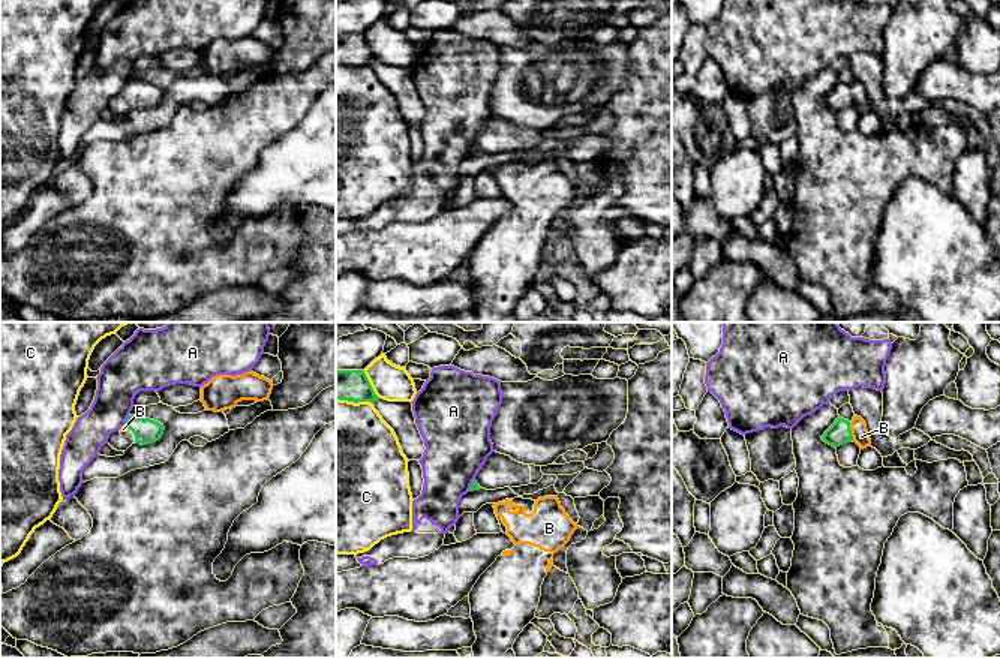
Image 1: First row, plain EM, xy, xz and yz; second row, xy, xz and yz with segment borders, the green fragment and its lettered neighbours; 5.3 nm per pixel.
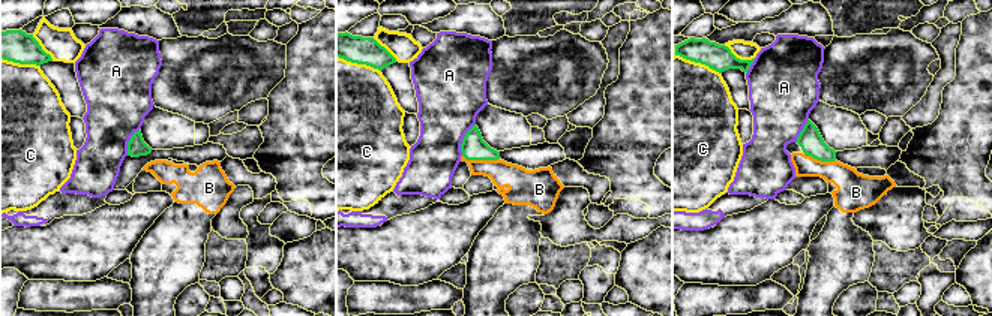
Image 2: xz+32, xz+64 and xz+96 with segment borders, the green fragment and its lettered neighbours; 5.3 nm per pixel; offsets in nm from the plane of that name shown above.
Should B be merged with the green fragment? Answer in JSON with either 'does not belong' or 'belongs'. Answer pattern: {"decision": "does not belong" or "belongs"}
{"decision": "belongs"}

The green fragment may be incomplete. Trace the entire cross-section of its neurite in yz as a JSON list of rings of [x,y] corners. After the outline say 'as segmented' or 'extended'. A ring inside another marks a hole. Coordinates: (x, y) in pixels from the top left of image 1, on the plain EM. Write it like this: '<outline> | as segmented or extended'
[[[855,79],[852,85],[838,81],[835,87],[825,96],[822,103],[835,112],[852,105],[856,106],[861,114],[871,111],[867,88],[858,79]]] | extended

